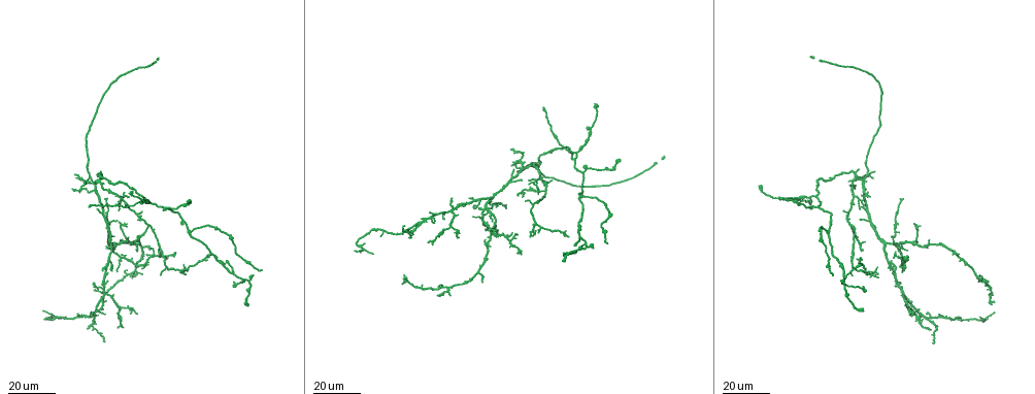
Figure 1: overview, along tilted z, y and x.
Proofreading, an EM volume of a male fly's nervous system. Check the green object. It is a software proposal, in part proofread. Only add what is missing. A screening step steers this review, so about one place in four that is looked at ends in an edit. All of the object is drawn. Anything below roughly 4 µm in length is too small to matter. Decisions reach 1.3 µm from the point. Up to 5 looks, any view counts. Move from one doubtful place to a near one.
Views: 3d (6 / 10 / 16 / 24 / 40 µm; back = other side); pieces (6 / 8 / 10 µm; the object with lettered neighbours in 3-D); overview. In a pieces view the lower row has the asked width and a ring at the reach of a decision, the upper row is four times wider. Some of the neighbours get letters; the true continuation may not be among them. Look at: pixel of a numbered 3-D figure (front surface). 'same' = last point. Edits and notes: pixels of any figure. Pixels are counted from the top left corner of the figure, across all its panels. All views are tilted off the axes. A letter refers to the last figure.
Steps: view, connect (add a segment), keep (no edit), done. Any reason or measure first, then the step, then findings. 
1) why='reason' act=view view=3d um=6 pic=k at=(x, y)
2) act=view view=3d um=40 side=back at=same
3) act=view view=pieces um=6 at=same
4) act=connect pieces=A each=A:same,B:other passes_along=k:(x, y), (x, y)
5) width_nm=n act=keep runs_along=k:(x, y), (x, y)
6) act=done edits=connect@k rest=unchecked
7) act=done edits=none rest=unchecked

why='branch stops here' act=view view=3d um=16 pic=1 at=(662, 155)

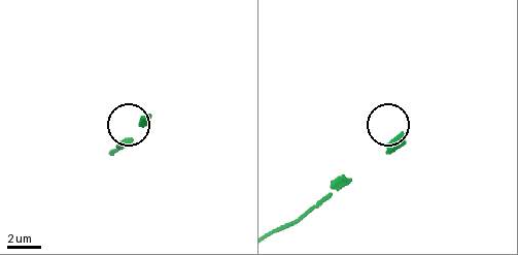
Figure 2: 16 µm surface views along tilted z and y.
act=view view=pieces um=8 pic=2 at=(402, 137)

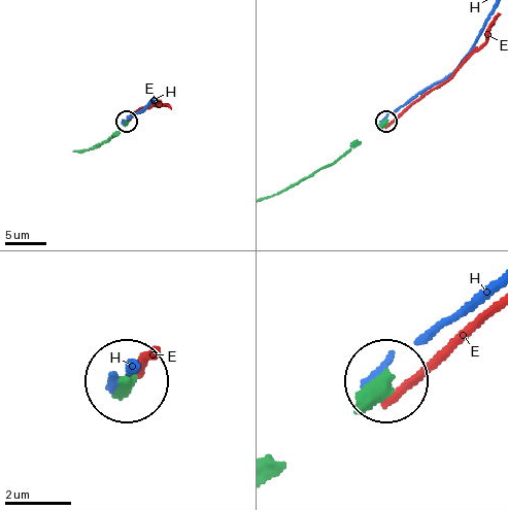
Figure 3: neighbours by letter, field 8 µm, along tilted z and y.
act=keep each=E:other,H:other runs_along=3:(75, 150), (107, 142), (126, 123) found='no lettered segment goes on from it'

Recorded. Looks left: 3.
why='an open end' act=view view=3d um=16 pic=1 at=(861, 264)

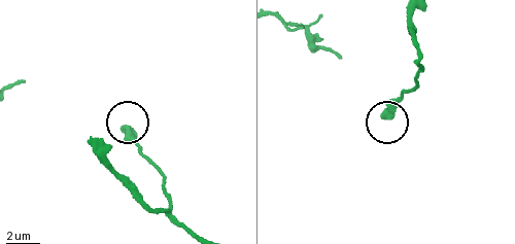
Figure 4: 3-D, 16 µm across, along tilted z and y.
why='see the neighbours' act=view view=pieces um=10 pic=4 at=(383, 116)

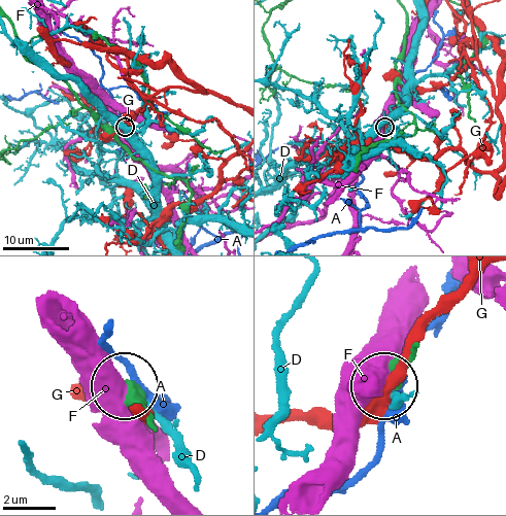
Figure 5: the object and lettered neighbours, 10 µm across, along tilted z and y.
act=keep each=A:other,D:other,F:other,G:other found='none of them fits'

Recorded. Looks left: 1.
act=done edits=none rest=unchecked

